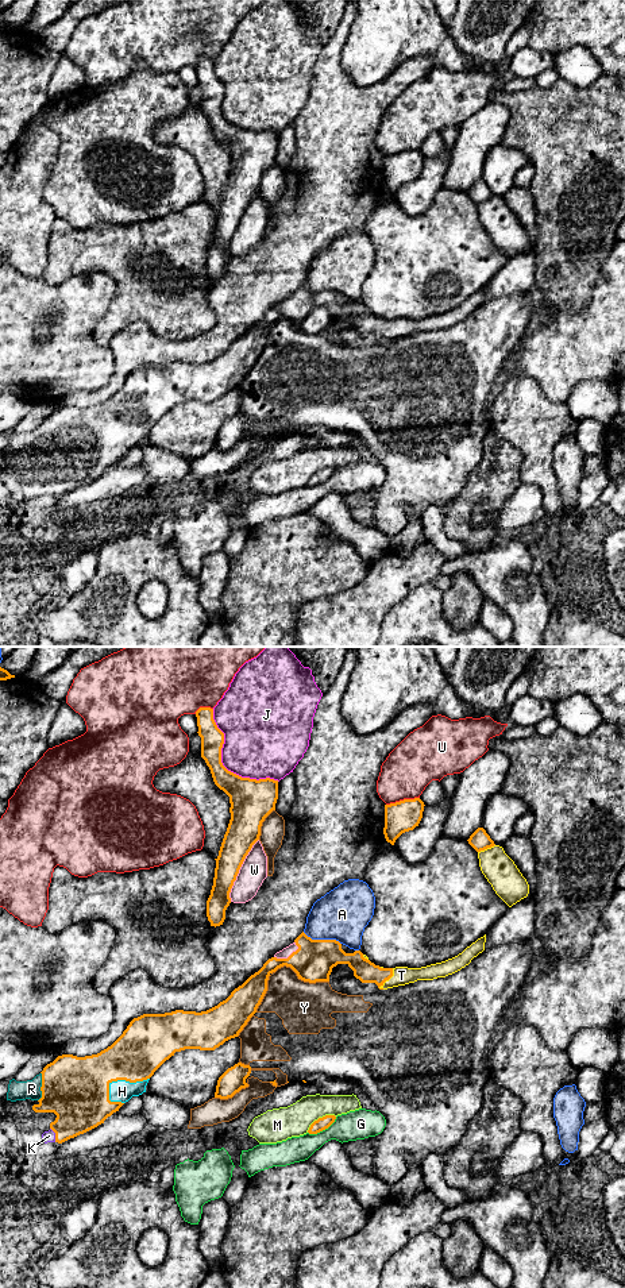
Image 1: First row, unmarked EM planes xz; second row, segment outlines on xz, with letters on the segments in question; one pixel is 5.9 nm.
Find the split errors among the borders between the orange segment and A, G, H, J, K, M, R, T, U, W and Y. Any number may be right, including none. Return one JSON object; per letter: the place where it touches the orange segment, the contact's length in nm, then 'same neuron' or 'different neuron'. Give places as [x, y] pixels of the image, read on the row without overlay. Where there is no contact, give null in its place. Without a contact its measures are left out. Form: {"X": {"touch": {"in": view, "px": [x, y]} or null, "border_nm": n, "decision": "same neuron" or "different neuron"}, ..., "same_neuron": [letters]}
{"A": {"touch": {"in": "xz", "px": [321, 292]}, "border_nm": 240, "decision": "different neuron"}, "G": {"touch": {"in": "xz", "px": [323, 481]}, "border_nm": 200, "decision": "different neuron"}, "H": {"touch": {"in": "xz", "px": [122, 431]}, "border_nm": 280, "decision": "same neuron"}, "J": {"touch": {"in": "xz", "px": [222, 116]}, "border_nm": 600, "decision": "different neuron"}, "K": {"touch": {"in": "xz", "px": [56, 486]}, "border_nm": 90, "decision": "same neuron"}, "M": {"touch": {"in": "xz", "px": [319, 470]}, "border_nm": 200, "decision": "different neuron"}, "R": {"touch": {"in": "xz", "px": [41, 439]}, "border_nm": 180, "decision": "same neuron"}, "T": {"touch": {"in": "xz", "px": [388, 331]}, "border_nm": 150, "decision": "same neuron"}, "U": {"touch": {"in": "xz", "px": [404, 151]}, "border_nm": 200, "decision": "different neuron"}, "W": {"touch": {"in": "xz", "px": [239, 220]}, "border_nm": 420, "decision": "same neuron"}, "Y": {"touch": {"in": "xz", "px": [281, 317]}, "border_nm": 480, "decision": "different neuron"}, "same_neuron": ["H", "K", "R", "T", "W"]}

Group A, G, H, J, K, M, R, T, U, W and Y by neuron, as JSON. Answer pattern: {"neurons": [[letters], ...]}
{"neurons": [["A"], ["G"], ["H", "K", "R", "T", "W"], ["J", "U"], ["M"], ["Y"]]}

